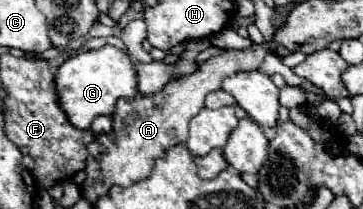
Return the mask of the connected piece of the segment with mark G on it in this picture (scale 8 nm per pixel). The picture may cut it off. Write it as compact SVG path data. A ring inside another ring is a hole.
M106 44L102 48L86 50L68 58L58 68L56 90L60 96L60 106L68 114L68 120L76 128L88 130L96 116L112 116L120 98L132 100L138 94L138 76L130 54L122 48Z

